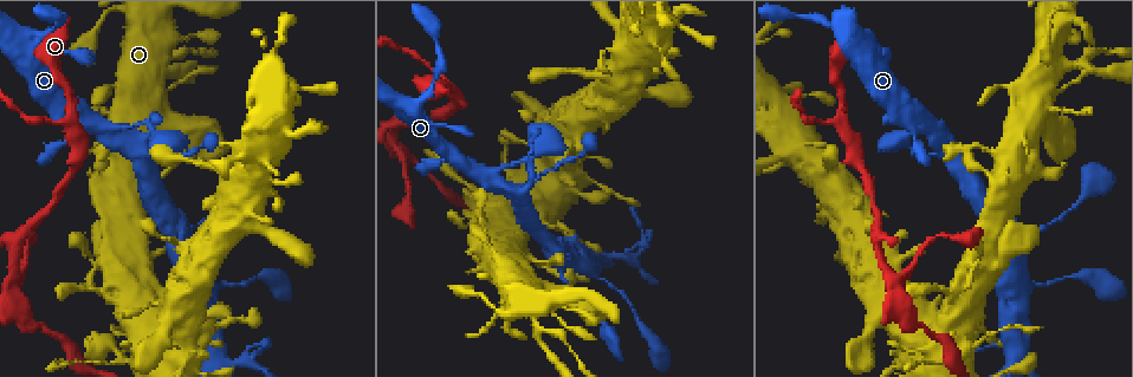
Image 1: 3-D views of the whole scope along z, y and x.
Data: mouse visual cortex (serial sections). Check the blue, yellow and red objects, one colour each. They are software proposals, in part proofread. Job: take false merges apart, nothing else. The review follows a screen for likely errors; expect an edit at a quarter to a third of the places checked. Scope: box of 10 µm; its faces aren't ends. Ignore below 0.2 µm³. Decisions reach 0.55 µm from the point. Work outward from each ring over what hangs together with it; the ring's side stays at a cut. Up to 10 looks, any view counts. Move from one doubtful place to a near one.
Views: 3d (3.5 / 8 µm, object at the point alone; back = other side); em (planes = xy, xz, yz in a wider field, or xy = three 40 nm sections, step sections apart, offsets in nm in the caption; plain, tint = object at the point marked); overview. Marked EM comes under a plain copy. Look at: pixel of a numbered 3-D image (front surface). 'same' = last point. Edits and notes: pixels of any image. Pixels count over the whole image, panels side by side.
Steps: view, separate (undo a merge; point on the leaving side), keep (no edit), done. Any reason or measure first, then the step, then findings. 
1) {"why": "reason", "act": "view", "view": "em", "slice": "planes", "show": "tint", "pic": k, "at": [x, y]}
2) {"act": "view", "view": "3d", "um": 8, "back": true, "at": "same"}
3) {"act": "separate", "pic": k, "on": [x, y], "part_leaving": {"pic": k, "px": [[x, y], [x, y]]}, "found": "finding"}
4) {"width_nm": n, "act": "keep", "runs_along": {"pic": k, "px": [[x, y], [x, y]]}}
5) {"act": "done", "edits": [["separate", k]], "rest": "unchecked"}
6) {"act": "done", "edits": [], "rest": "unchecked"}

{"why": "side arm on a straight run", "act": "view", "view": "3d", "um": 3.5, "back": true, "pic": 1, "at": [76, 113]}

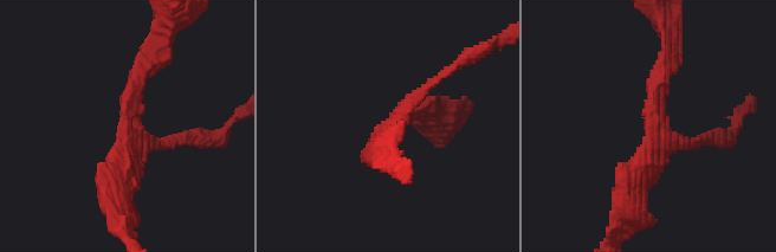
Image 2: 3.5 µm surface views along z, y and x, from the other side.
{"why": "shape alone is not enough", "act": "view", "view": "em", "slice": "xy", "step": 1, "show": "tint", "pic": 2, "at": [657, 126]}

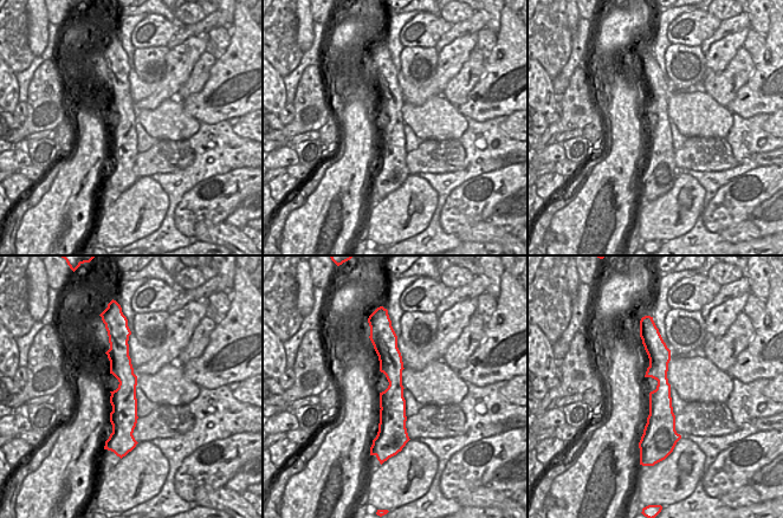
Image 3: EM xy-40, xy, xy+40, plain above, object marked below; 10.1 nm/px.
{"arms": 3, "arm_widths_nm": [150, 200, 300], "act": "keep", "runs_along": {"pic": 2, "px": [[155, 62], [125, 98], [118, 204]]}, "found": "one cell here"}

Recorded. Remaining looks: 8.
{"act": "view", "view": "3d", "um": 3.5, "pic": 1, "at": [398, 121]}

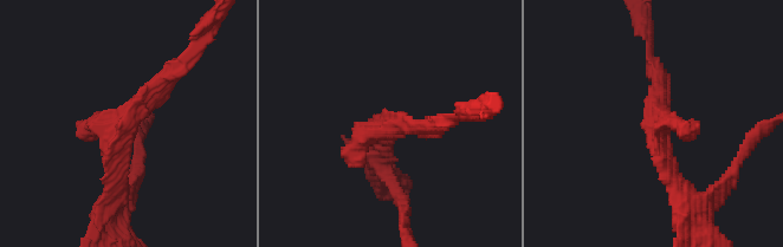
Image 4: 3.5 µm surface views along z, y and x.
{"arms": 3, "arm_widths_nm": [200, 200, 250], "why": "need the tissue", "act": "view", "view": "em", "slice": "xy", "step": 2, "show": "tint", "pic": 4, "at": [393, 125]}

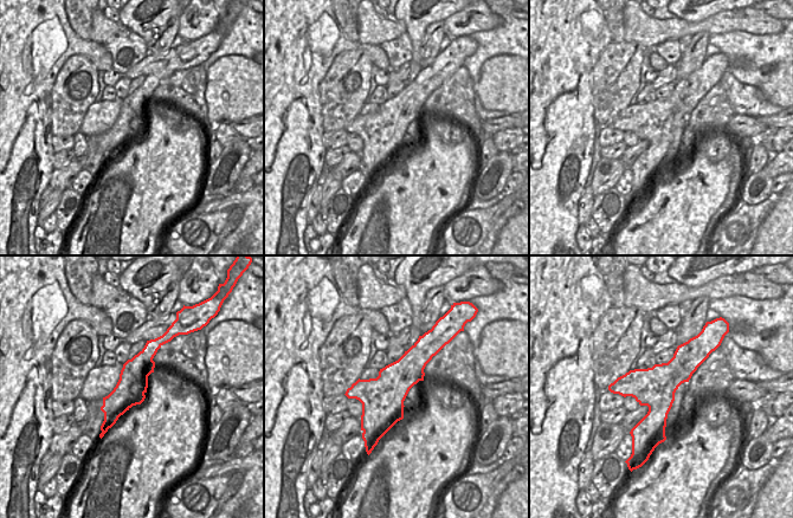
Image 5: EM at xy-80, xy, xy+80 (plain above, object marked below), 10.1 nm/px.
{"act": "keep", "runs_along": {"pic": 5, "px": [[156, 344], [104, 428]]}, "found": "all the same cell"}

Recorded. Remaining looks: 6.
{"why": "two arms in line, one across", "act": "view", "view": "3d", "um": 3.5, "pic": 1, "at": [583, 265]}

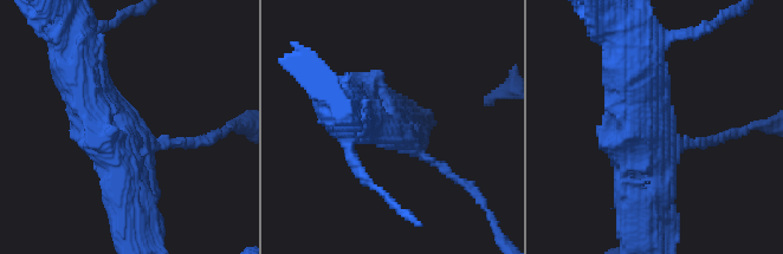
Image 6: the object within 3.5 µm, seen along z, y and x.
{"arms": 3, "arm_widths_nm": [150, 500, 500], "why": "need the tissue", "act": "view", "view": "em", "slice": "xy", "step": 2, "show": "tint", "pic": 6, "at": [655, 149]}

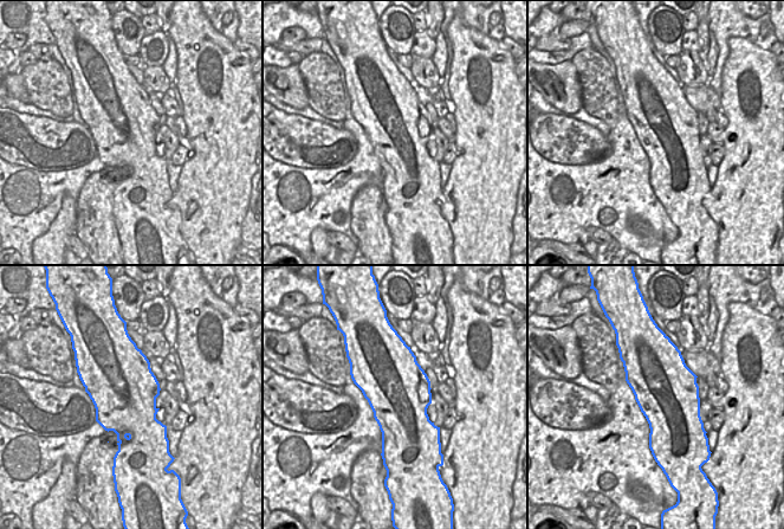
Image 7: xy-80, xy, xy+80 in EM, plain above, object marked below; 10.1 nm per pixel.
{"width_nm": 650, "act": "keep", "runs_along": {"pic": 6, "px": [[84, 78], [124, 147], [131, 222]]}, "found": "all the same cell"}

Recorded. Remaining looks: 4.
{"why": "calibre changes", "act": "view", "view": "3d", "um": 8, "pic": 1, "at": [244, 224]}

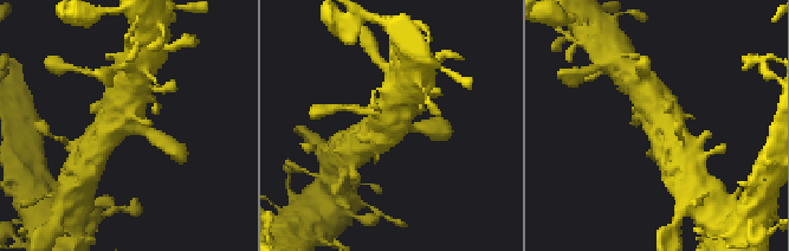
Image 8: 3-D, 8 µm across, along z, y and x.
{"why": "zoom in", "act": "view", "view": "3d", "um": 3.5, "at": "same"}

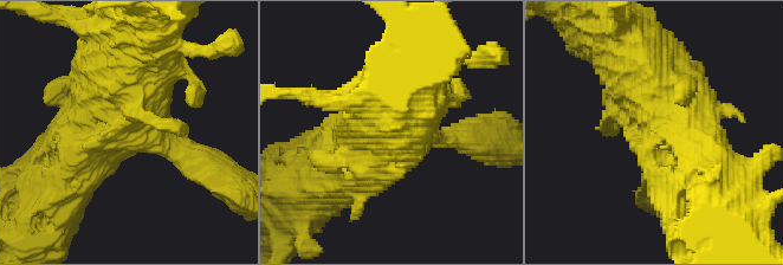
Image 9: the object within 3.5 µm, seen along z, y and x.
{"act": "view", "view": "em", "slice": "xy", "step": 2, "show": "tint", "pic": 9, "at": [125, 129]}

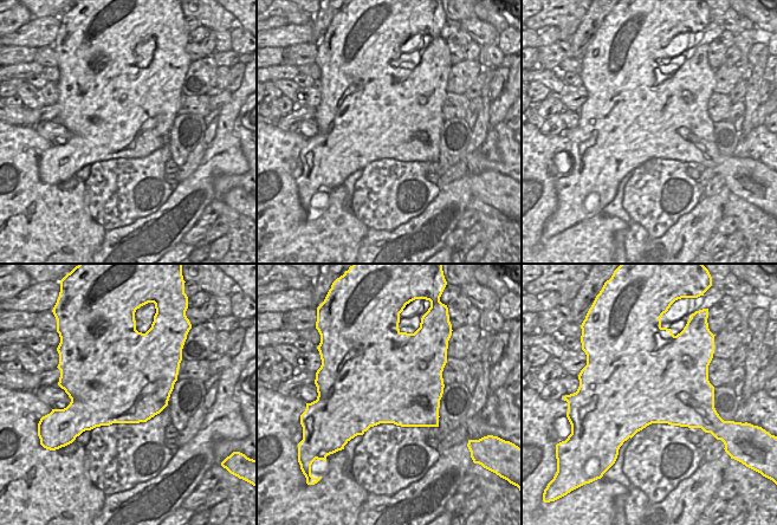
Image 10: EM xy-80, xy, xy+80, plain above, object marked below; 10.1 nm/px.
{"act": "keep", "found": "one cell here"}

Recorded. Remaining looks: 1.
{"act": "done", "edits": [], "rest": "unchecked"}

